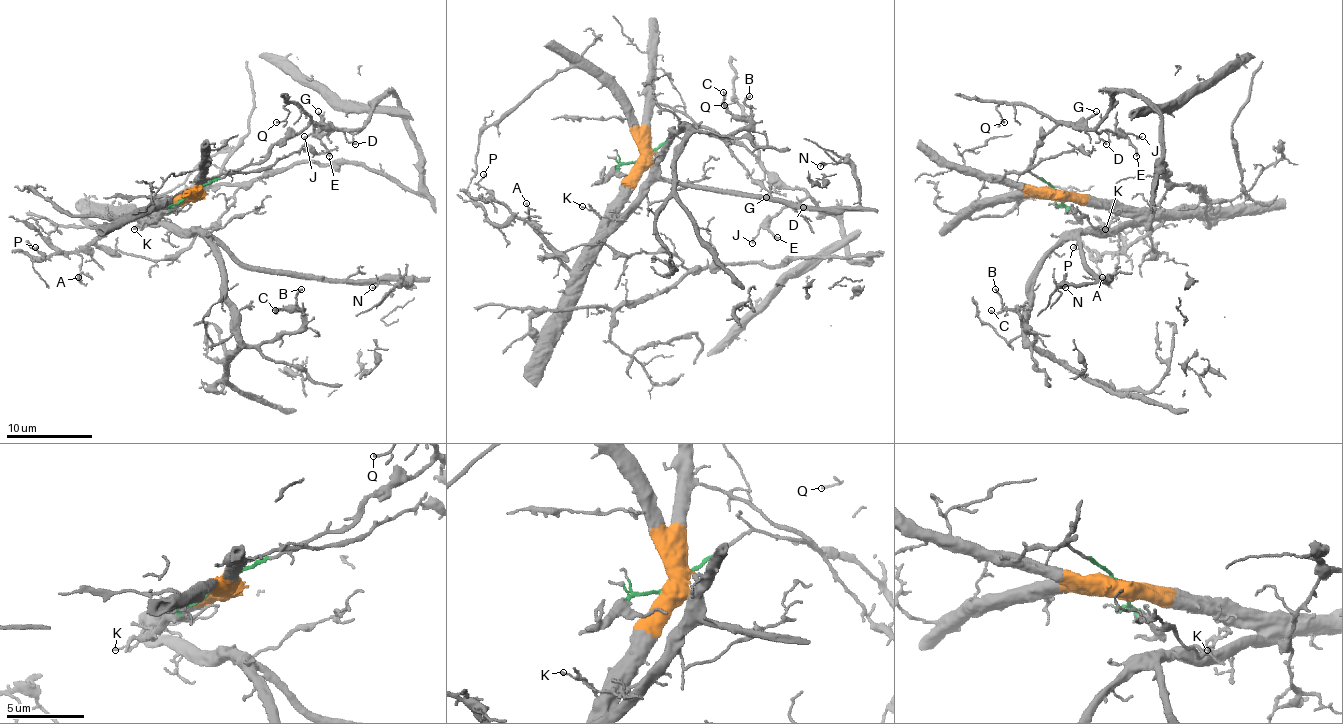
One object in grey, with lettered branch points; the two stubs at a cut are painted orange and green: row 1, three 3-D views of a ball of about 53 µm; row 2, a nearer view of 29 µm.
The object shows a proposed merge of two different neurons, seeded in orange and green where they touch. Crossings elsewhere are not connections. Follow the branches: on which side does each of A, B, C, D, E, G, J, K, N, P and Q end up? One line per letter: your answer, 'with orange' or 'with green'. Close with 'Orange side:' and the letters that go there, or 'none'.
A: with orange
B: with orange
C: with orange
D: with green
E: with green
G: with green
J: with green
K: with orange
N: with orange
P: with orange
Q: with green
Orange side: A, B, C, K, N, P

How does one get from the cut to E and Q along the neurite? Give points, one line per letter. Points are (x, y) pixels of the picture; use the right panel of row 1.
E: (1057, 190), (1027, 169), (1038, 143), (1057, 124), (1120, 135), (1128, 139), (1137, 156)
Q: (1057, 190), (1027, 169), (1042, 137), (1055, 124), (1029, 107), (1006, 102), (997, 107), (1003, 122)

